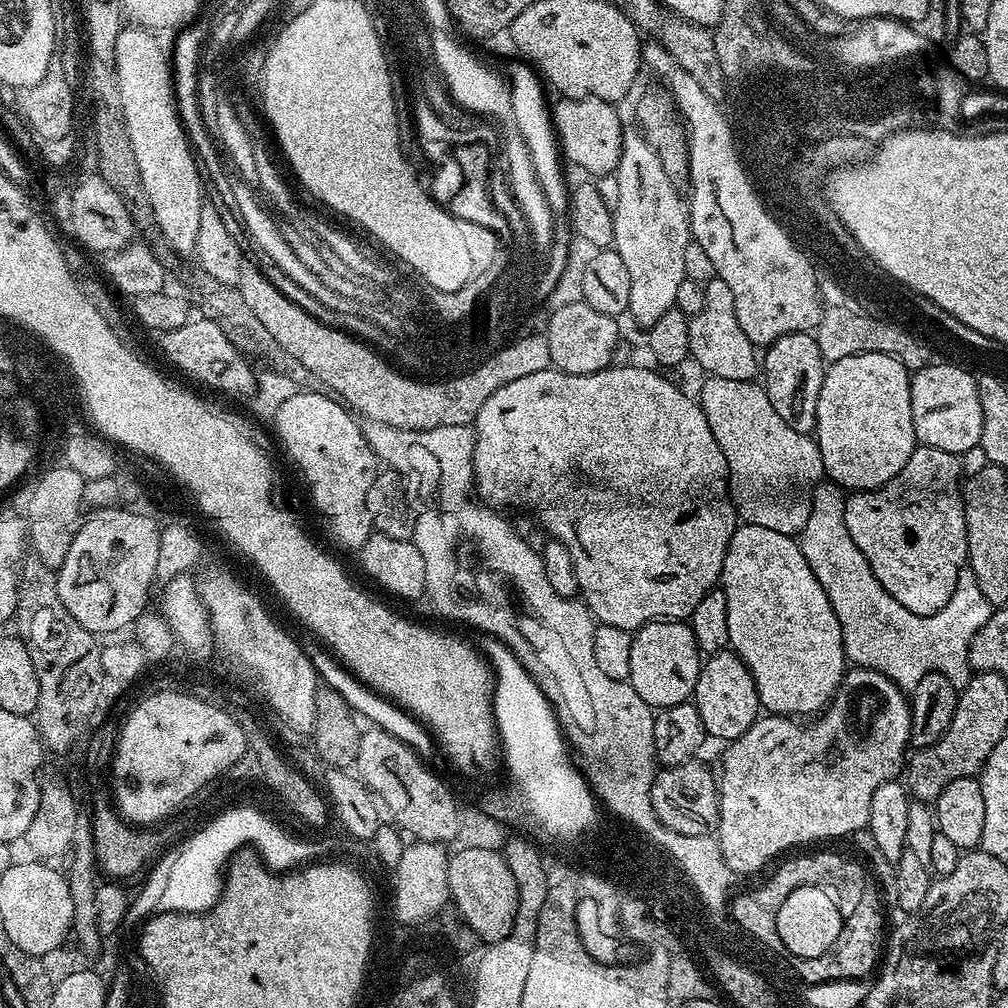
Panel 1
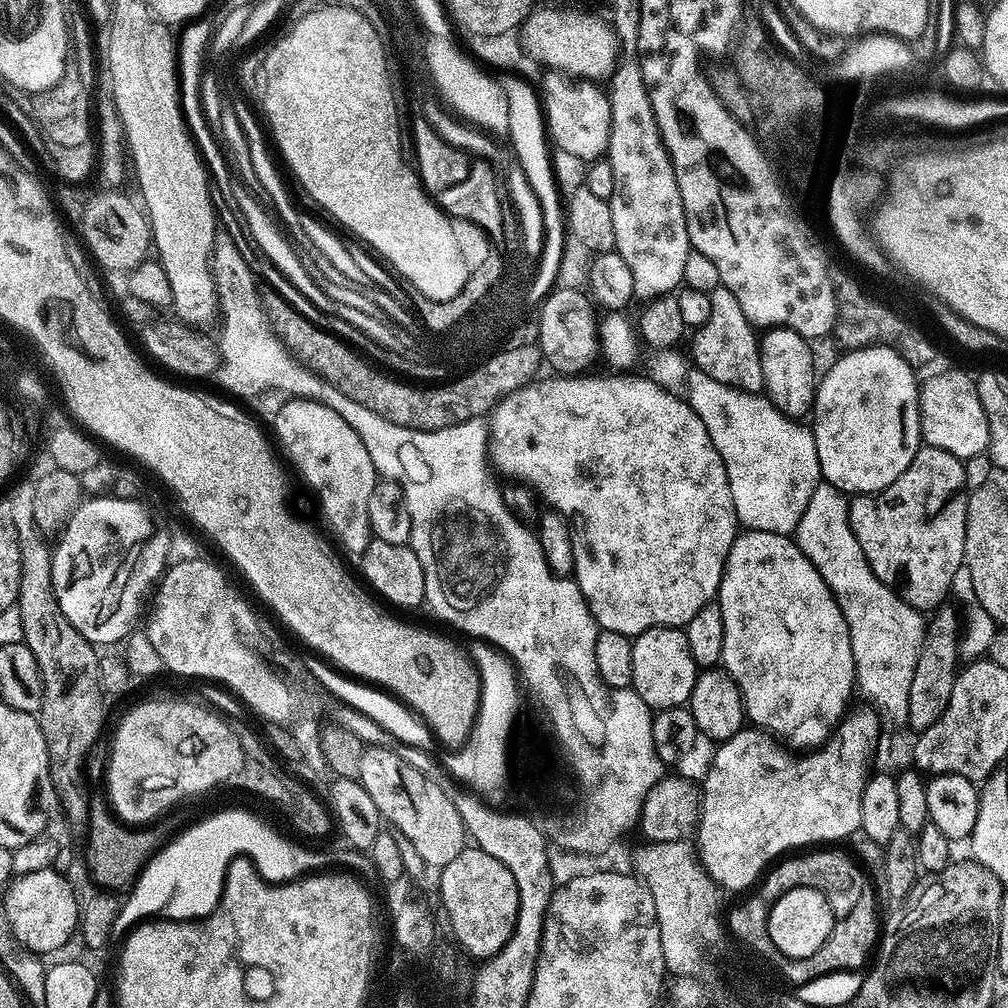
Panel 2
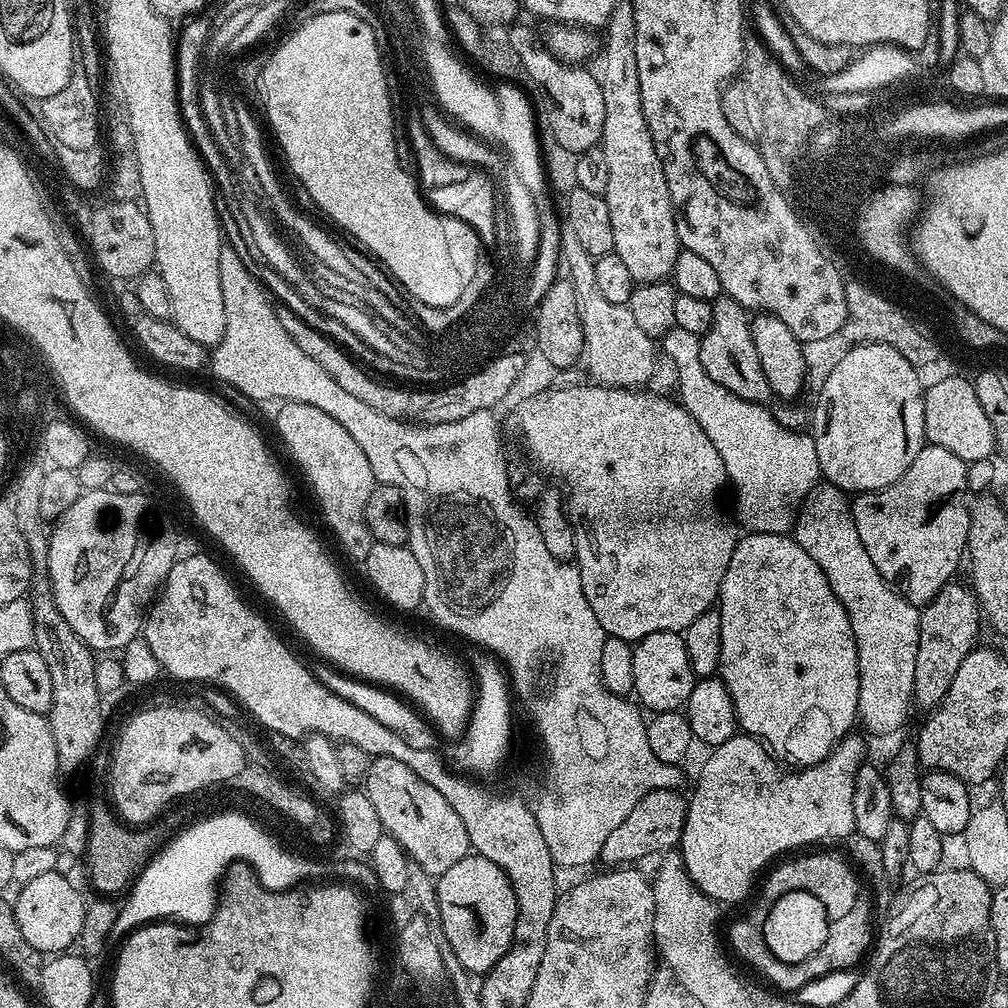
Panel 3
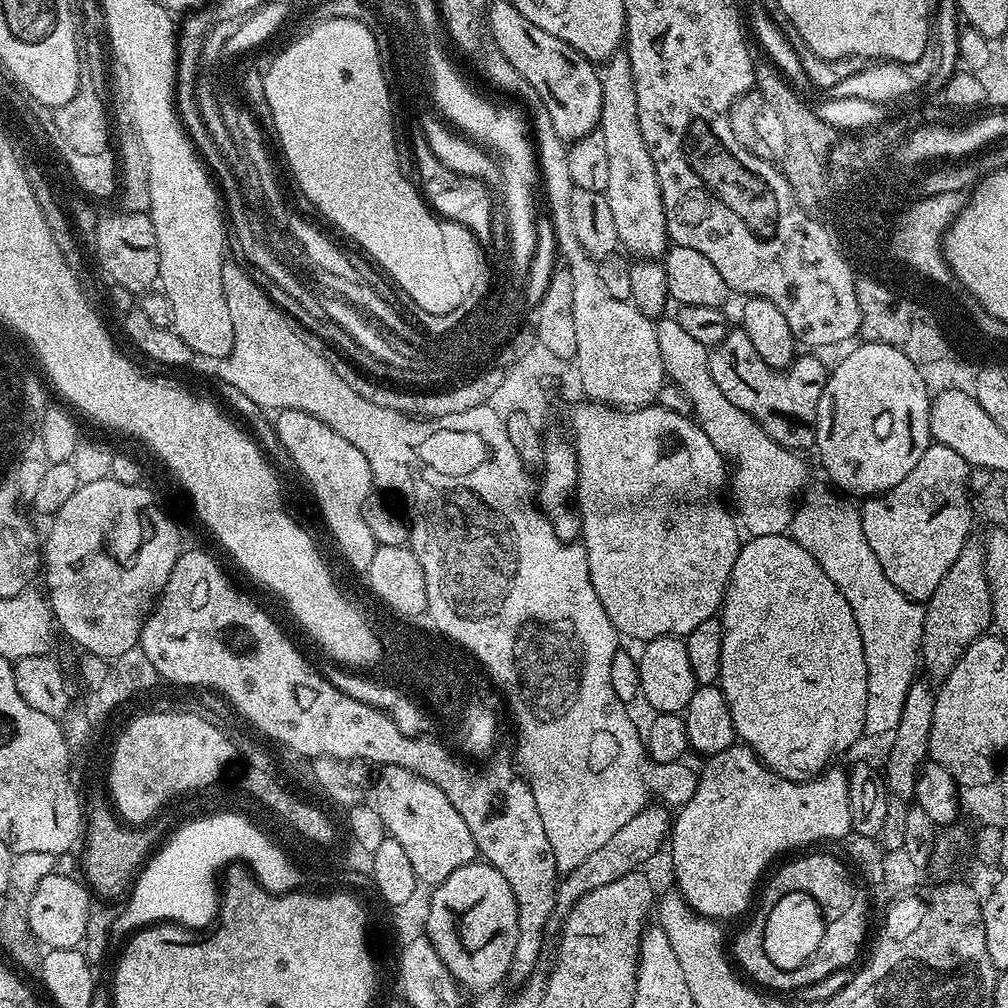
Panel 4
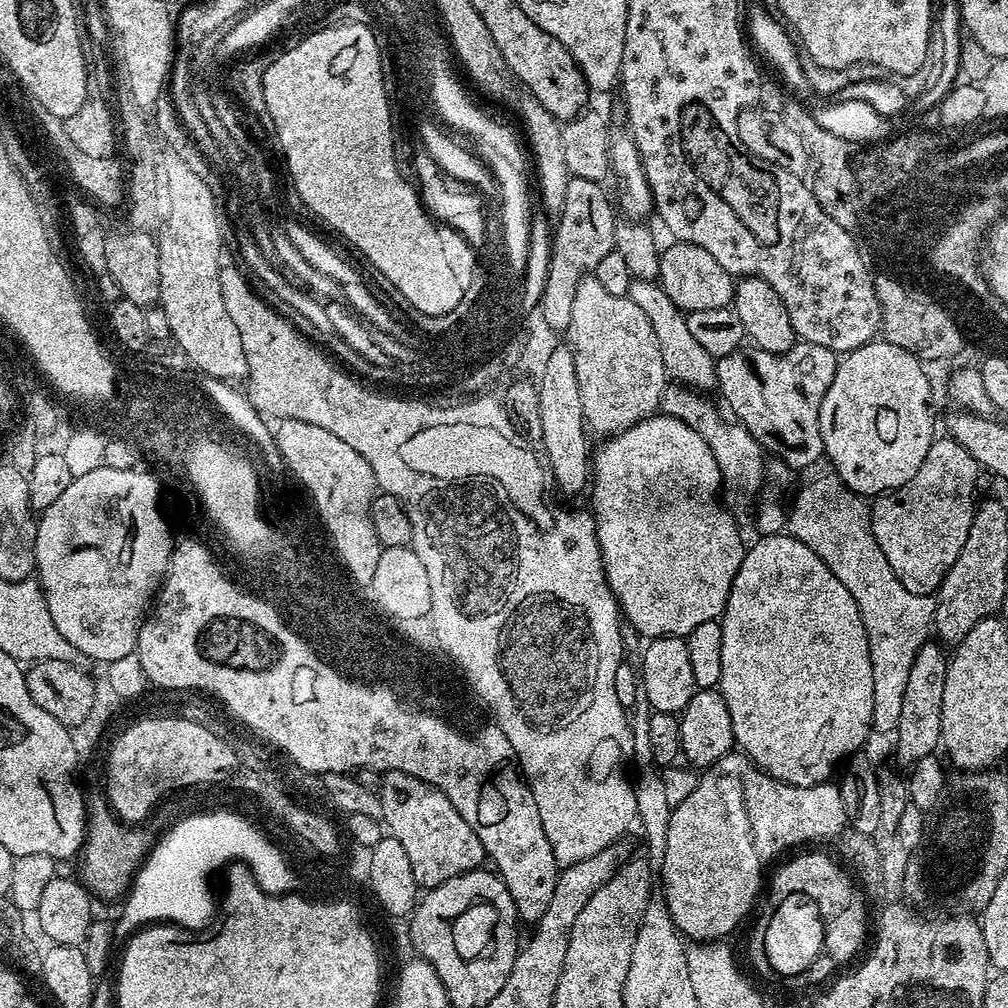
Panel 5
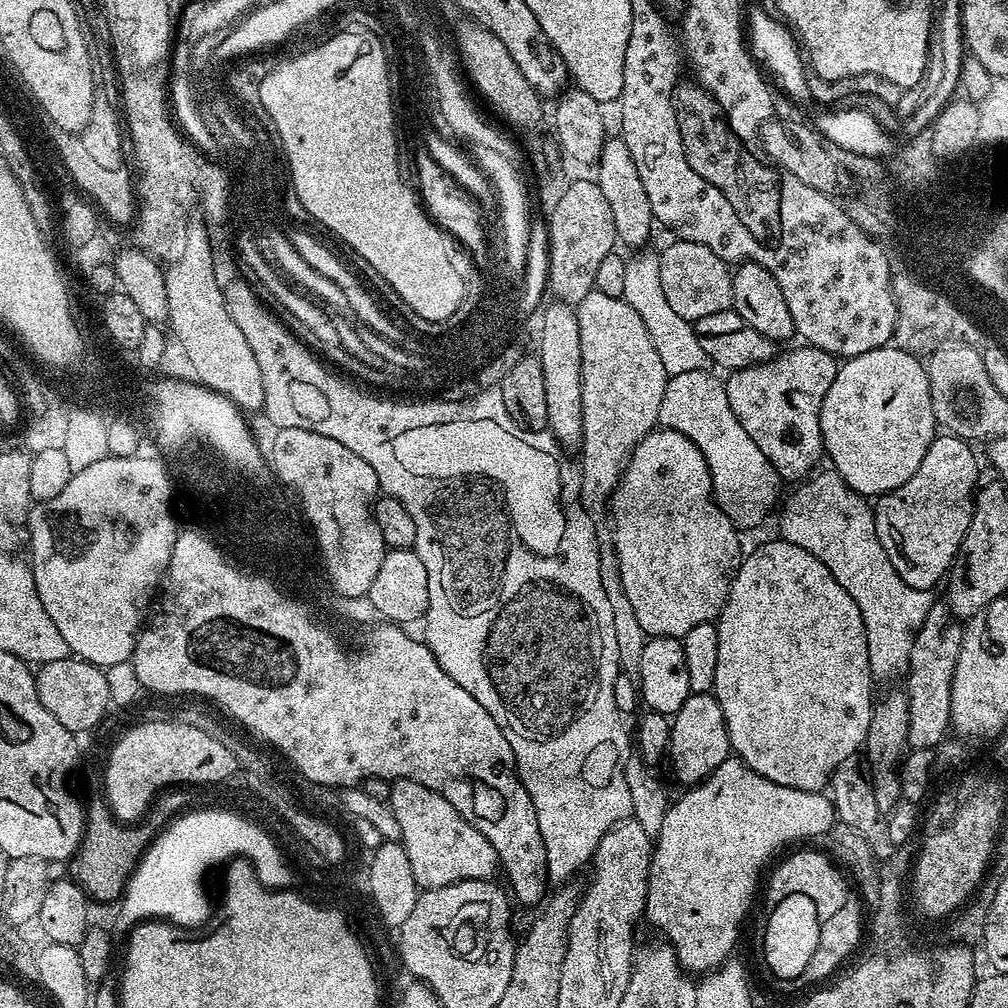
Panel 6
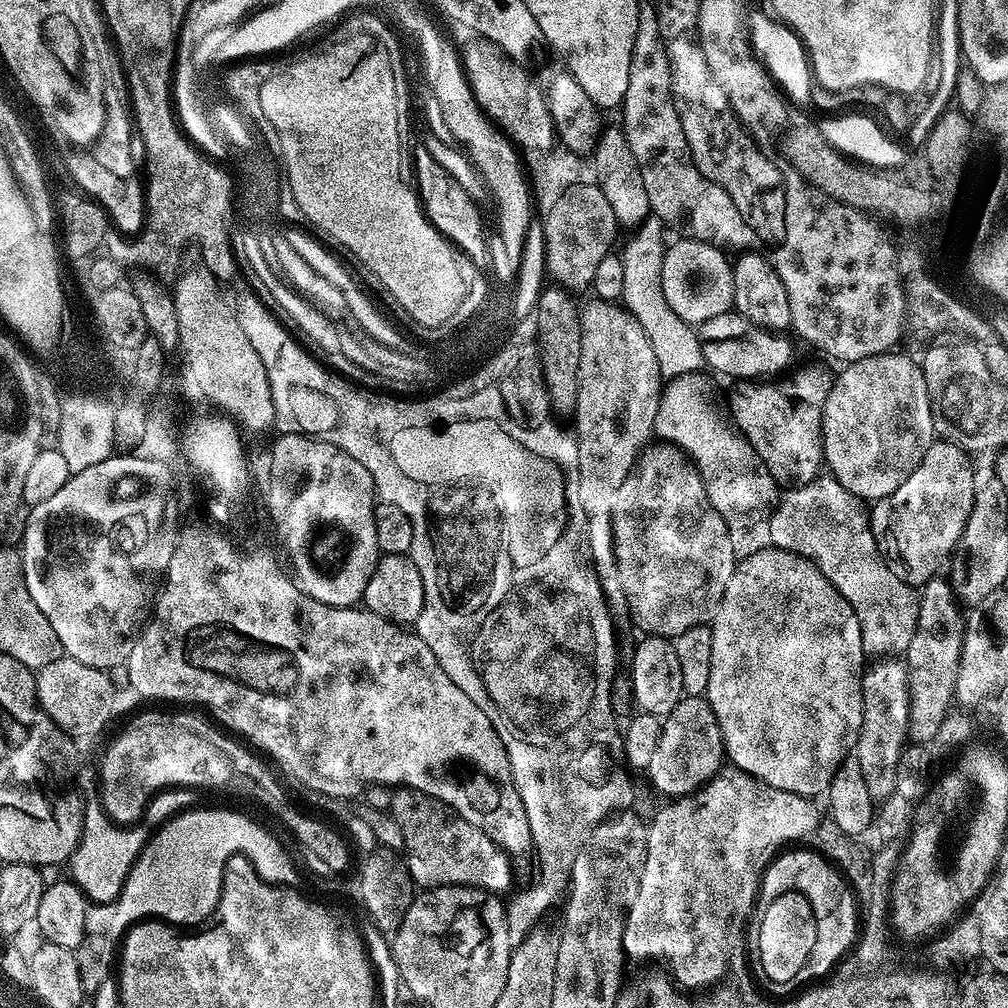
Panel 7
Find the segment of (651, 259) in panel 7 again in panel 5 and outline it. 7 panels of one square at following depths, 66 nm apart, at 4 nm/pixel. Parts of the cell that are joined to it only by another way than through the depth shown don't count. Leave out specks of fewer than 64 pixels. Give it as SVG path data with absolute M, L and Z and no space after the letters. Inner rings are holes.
M633 279L627 296L641 308L646 318L650 318L654 338L658 338L658 350L662 350L665 377L685 388L711 393L716 388L716 360L706 354L706 350L702 350L701 344L694 339L694 334L690 334L690 329L686 327L685 313L674 306L674 302L670 302L668 295L655 281Z

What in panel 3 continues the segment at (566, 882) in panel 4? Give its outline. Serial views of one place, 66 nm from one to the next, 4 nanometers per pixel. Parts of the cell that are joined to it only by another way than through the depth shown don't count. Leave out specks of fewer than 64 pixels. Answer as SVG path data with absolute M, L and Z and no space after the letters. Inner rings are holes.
M659 788L650 794L646 794L634 806L634 810L624 820L600 851L599 863L604 866L620 866L625 862L636 862L643 856L648 856L651 852L655 854L664 854L669 850L675 849L680 843L684 833L684 823L688 817L688 803L685 793L674 788ZM624 860L624 861L623 861Z

